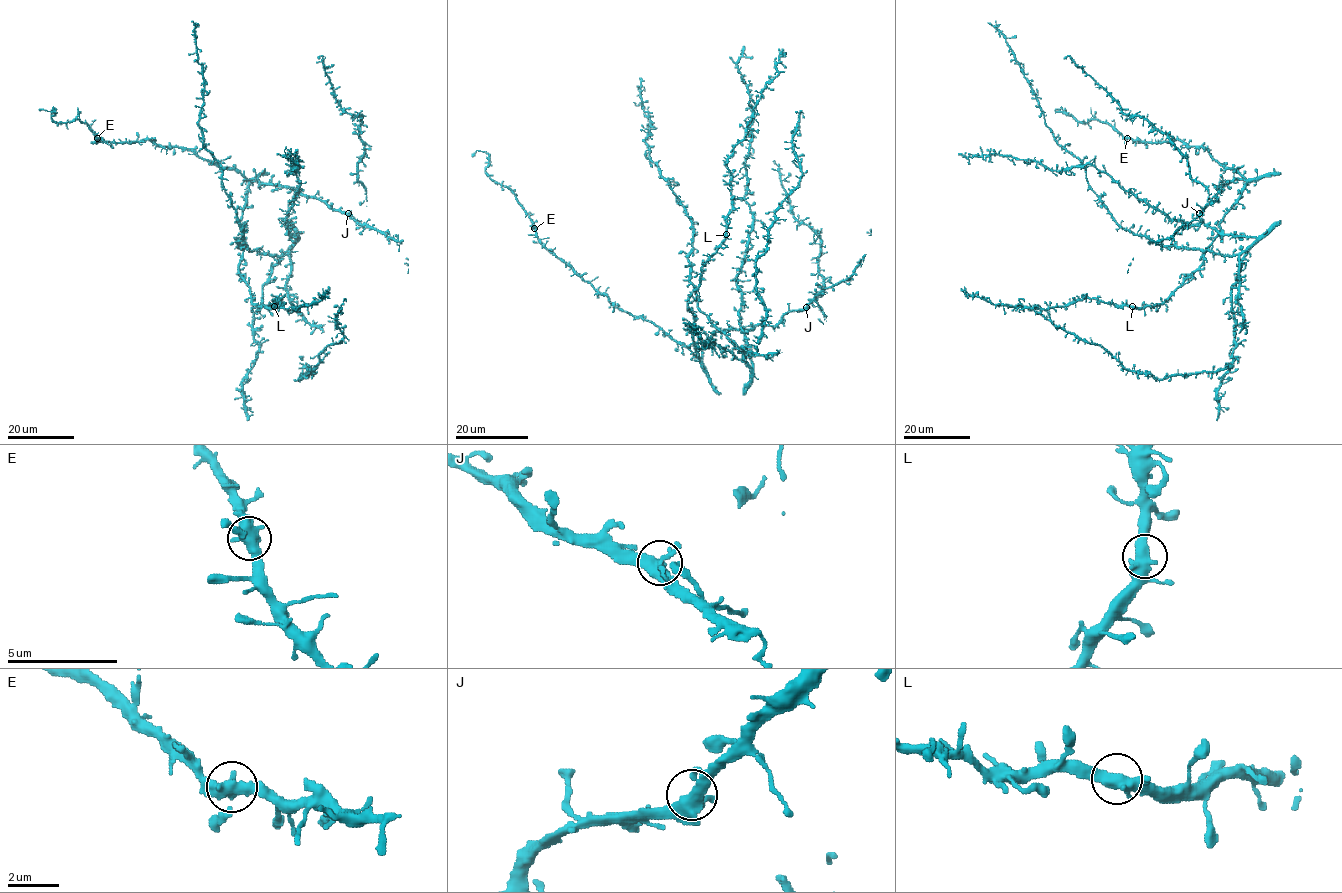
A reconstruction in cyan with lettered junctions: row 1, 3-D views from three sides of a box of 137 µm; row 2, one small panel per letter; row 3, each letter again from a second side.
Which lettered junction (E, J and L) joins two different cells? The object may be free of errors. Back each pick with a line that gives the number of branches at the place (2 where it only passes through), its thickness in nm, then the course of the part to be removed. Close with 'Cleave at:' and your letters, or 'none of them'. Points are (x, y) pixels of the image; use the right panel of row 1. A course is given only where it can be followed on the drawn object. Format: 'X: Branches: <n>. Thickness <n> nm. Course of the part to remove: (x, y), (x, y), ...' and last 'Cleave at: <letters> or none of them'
Cleave at: none of them

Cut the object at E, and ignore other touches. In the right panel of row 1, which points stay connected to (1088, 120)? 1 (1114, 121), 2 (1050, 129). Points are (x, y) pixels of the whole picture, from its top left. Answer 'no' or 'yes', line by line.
1: yes
2: no

